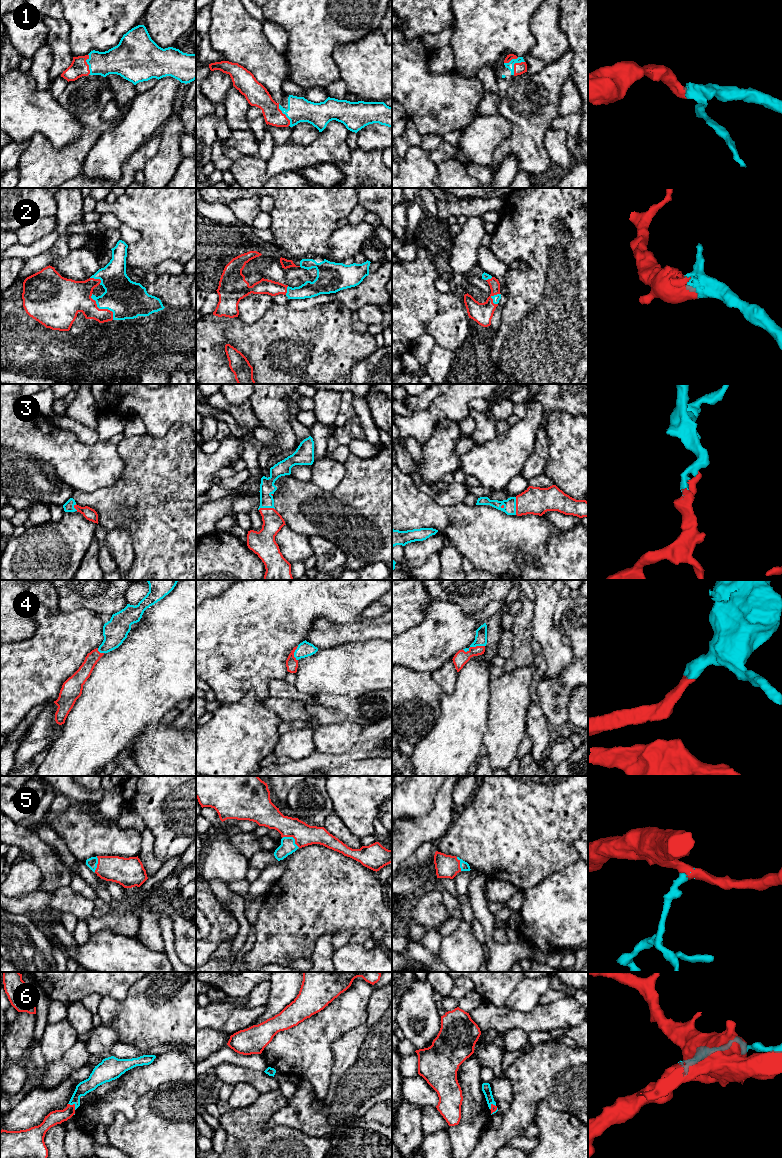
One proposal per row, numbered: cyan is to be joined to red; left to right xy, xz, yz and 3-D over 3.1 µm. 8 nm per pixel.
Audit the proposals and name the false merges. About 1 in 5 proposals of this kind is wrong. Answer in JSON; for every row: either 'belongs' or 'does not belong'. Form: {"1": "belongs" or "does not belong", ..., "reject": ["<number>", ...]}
{"1": "belongs", "2": "belongs", "3": "belongs", "4": "belongs", "5": "belongs", "6": "belongs", "reject": []}

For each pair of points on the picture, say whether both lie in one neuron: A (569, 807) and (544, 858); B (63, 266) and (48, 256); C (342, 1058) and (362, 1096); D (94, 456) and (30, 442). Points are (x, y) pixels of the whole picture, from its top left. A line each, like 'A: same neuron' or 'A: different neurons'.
A: same neuron
B: different neurons
C: same neuron
D: same neuron

